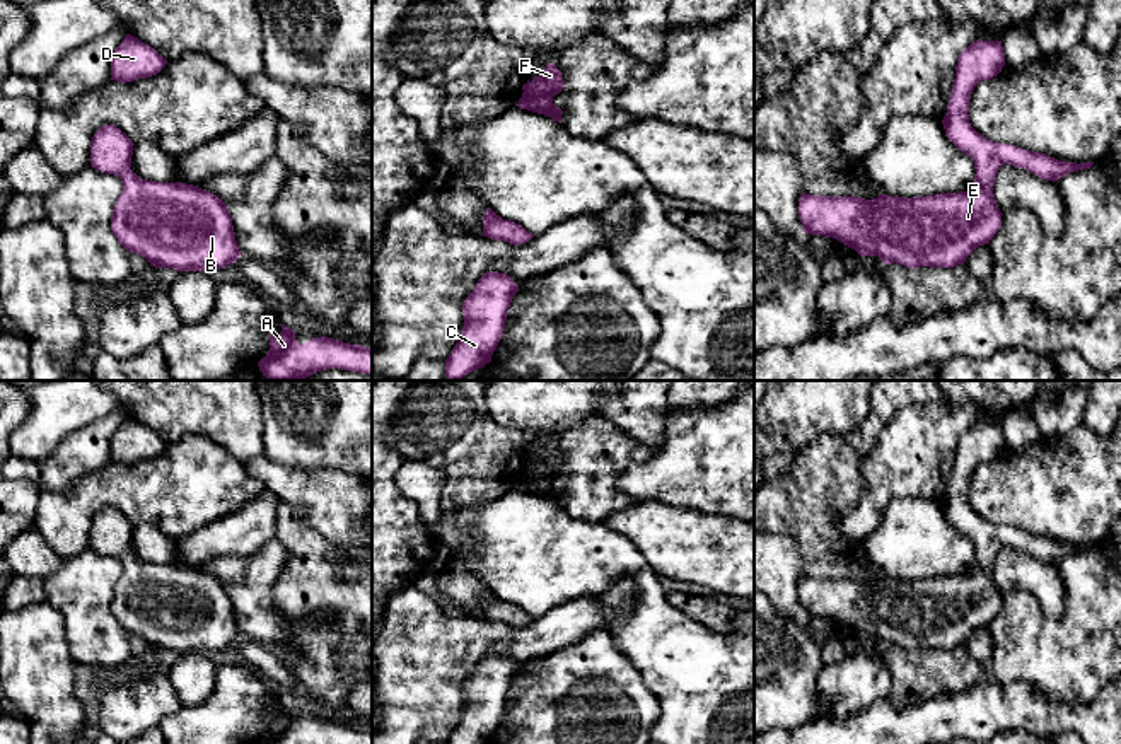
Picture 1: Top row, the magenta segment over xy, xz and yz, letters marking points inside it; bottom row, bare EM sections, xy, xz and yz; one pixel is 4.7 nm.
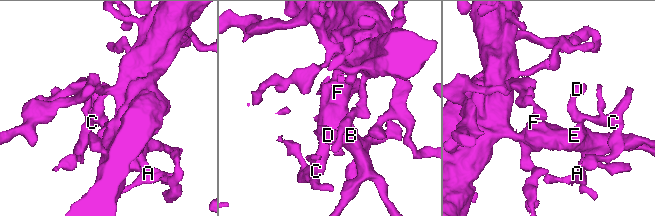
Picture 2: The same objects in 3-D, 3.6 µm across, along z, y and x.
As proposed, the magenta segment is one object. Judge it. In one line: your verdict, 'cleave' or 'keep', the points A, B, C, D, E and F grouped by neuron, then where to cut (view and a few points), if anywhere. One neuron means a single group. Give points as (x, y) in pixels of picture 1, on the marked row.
keep; groups A B C D E F; cut none

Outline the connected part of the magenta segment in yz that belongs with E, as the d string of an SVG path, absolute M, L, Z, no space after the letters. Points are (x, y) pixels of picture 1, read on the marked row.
M976 39L961 51L947 113L947 138L974 162L969 191L930 196L819 196L802 193L799 217L805 234L833 237L862 258L879 256L884 264L908 268L954 268L979 246L990 244L1002 227L993 186L1002 166L1027 169L1046 181L1090 169L1094 162L1065 162L1010 143L996 143L969 123L969 101L981 80L1005 67L1002 41Z

